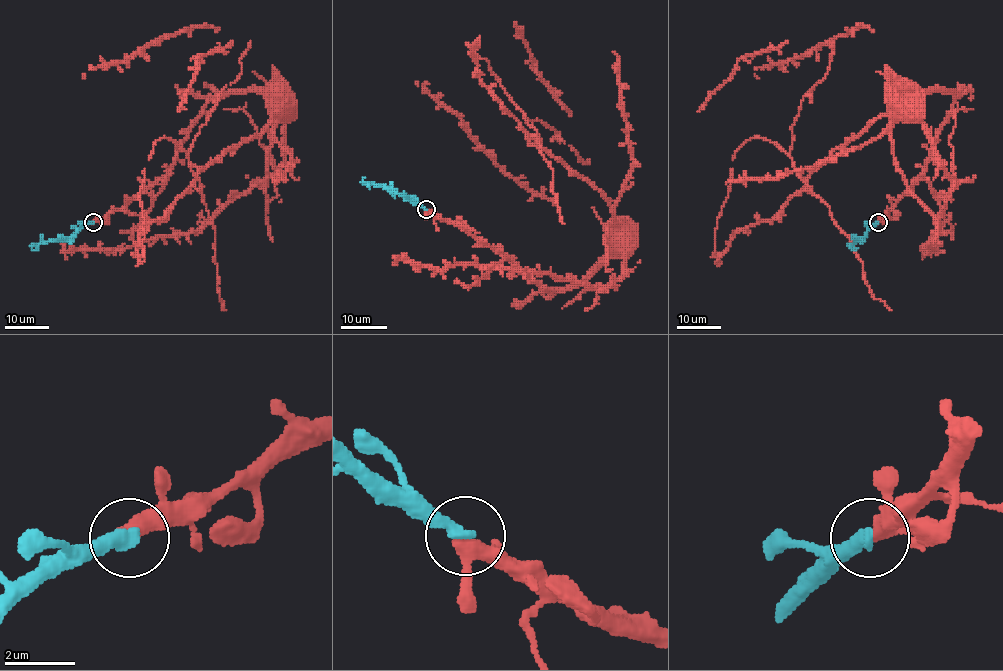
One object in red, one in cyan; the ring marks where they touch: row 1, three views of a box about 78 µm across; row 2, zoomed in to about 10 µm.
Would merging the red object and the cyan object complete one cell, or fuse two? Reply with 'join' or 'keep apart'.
join

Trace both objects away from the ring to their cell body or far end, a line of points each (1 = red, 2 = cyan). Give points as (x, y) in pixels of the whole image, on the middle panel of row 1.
1: (426, 210), (456, 223), (509, 259), (537, 284), (550, 289), (576, 286), (608, 252), (608, 235), (615, 228)
2: (426, 209), (401, 194), (393, 194), (363, 181), (367, 181)

